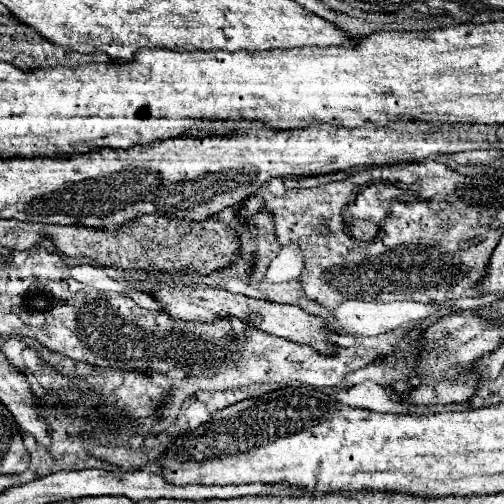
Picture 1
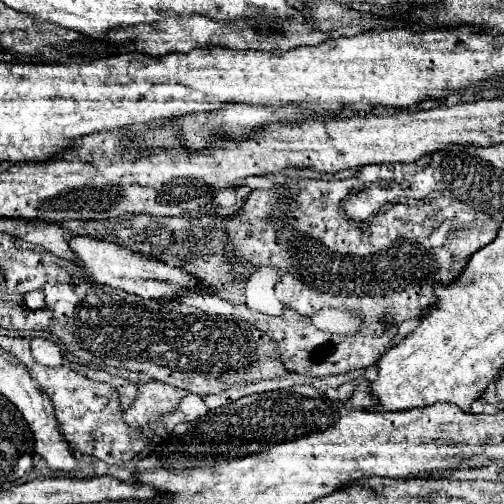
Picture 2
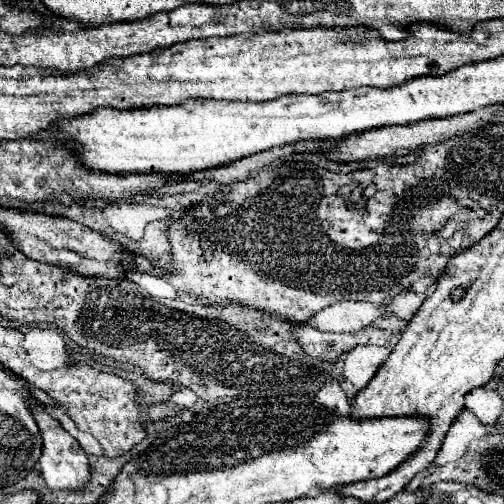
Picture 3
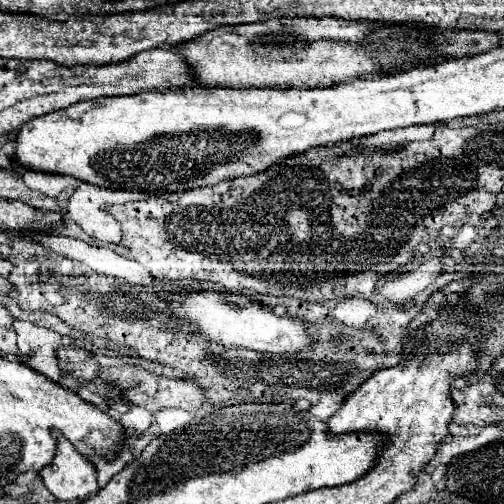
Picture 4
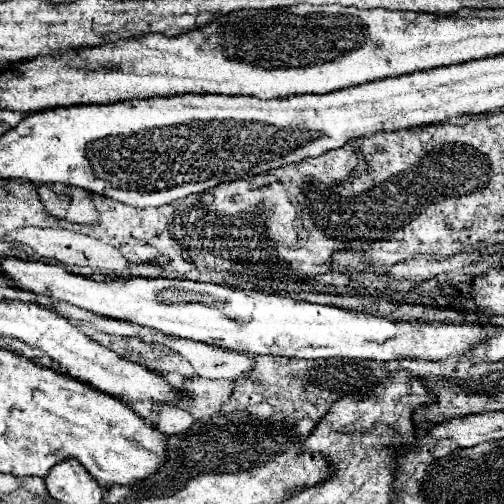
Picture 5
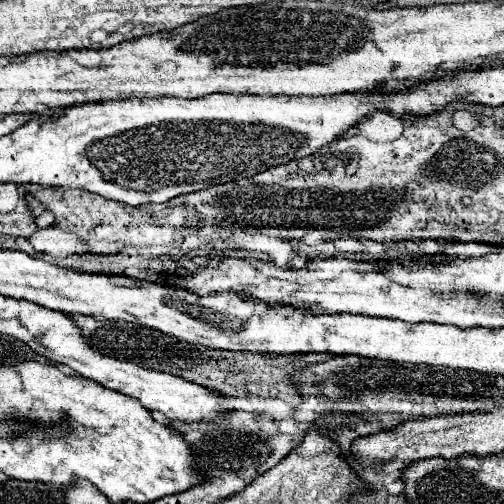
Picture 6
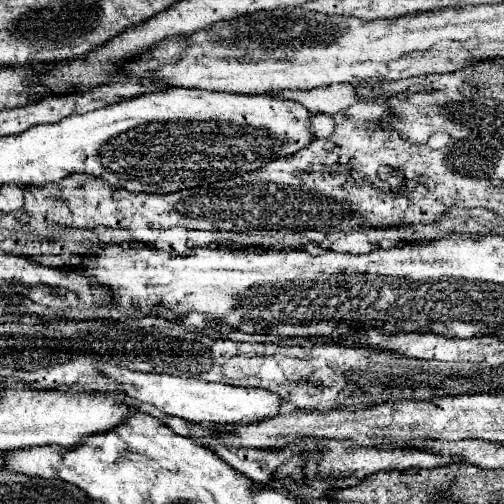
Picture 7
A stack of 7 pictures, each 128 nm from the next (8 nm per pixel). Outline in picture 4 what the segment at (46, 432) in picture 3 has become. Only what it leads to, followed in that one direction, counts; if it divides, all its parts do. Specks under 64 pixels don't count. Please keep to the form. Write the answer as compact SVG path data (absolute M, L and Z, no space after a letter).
M58 430L52 432L56 438L56 454L54 460L40 470L40 476L46 488L58 500L84 500L98 492L96 468L94 464L82 456L72 442L64 438Z

